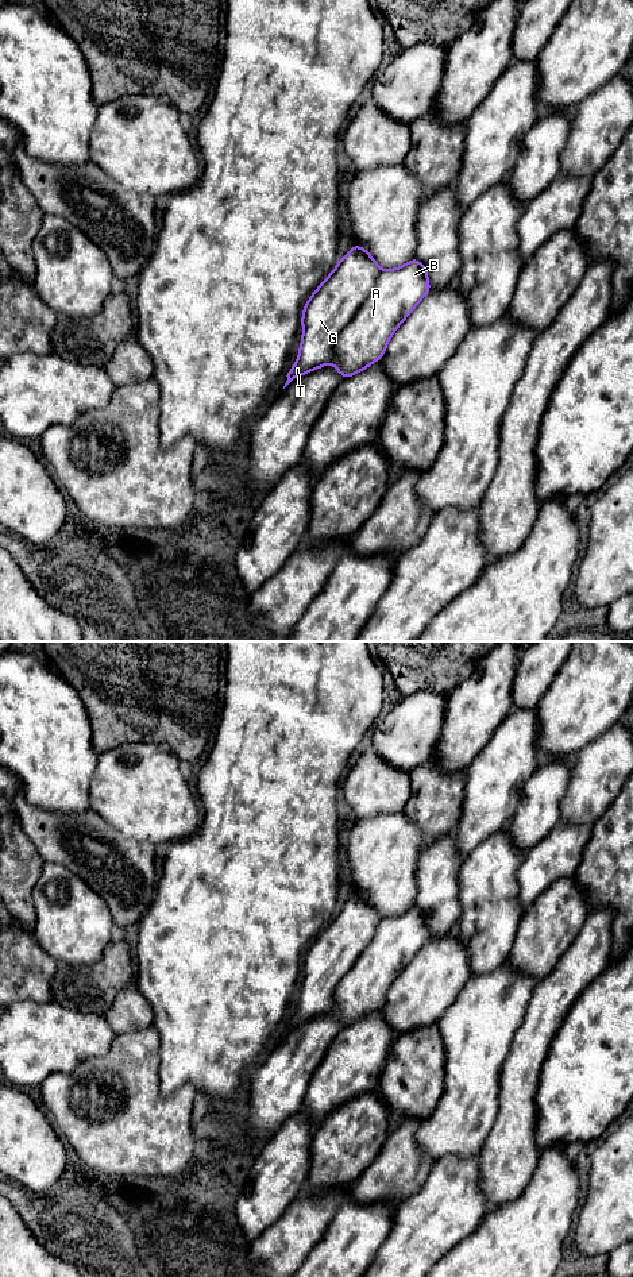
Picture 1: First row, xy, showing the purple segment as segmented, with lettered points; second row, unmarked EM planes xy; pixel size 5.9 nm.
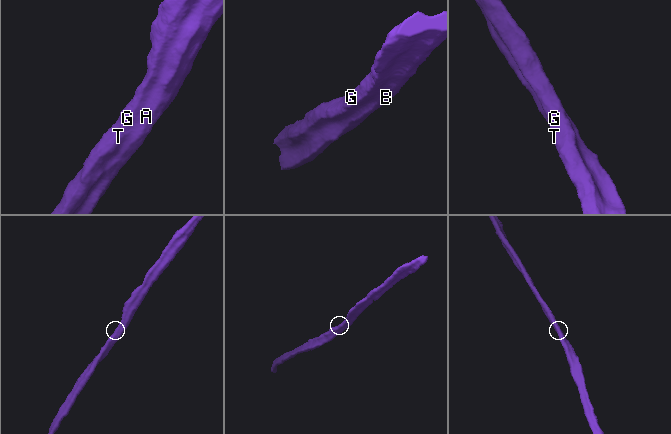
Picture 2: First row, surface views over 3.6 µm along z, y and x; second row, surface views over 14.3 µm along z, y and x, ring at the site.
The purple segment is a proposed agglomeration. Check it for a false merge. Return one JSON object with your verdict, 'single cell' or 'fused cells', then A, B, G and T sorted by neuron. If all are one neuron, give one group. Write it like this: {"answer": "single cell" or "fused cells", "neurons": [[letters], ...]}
{"answer": "fused cells", "neurons": [["A", "B"], ["G", "T"]]}

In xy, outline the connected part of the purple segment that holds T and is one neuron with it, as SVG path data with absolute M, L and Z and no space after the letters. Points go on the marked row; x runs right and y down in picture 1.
M354 244L337 262L302 309L298 358L286 375L283 389L294 378L332 362L337 336L370 296L379 274L377 261L359 244Z

